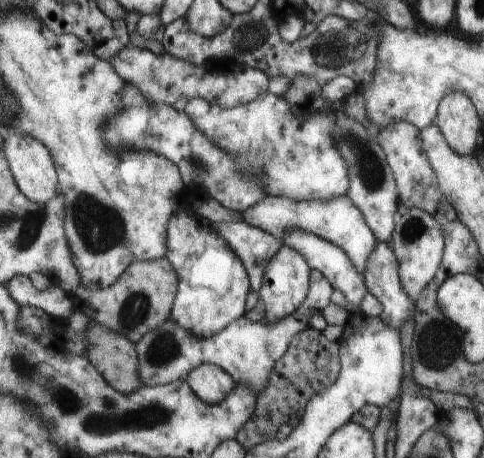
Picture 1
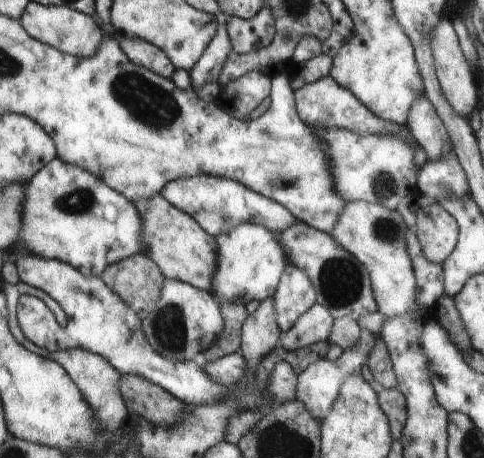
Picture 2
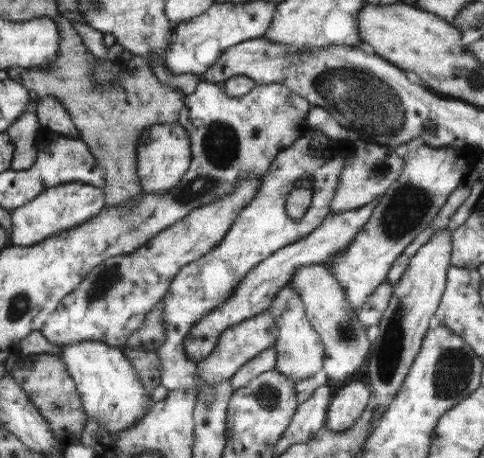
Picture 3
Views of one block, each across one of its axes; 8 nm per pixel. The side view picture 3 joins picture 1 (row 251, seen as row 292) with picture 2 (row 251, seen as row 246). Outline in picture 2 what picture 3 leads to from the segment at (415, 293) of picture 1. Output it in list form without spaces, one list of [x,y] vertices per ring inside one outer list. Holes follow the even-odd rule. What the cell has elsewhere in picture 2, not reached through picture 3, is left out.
[[[423,202],[423,206],[417,208],[413,232],[419,240],[421,254],[433,264],[443,264],[459,240],[457,220],[435,202]]]

